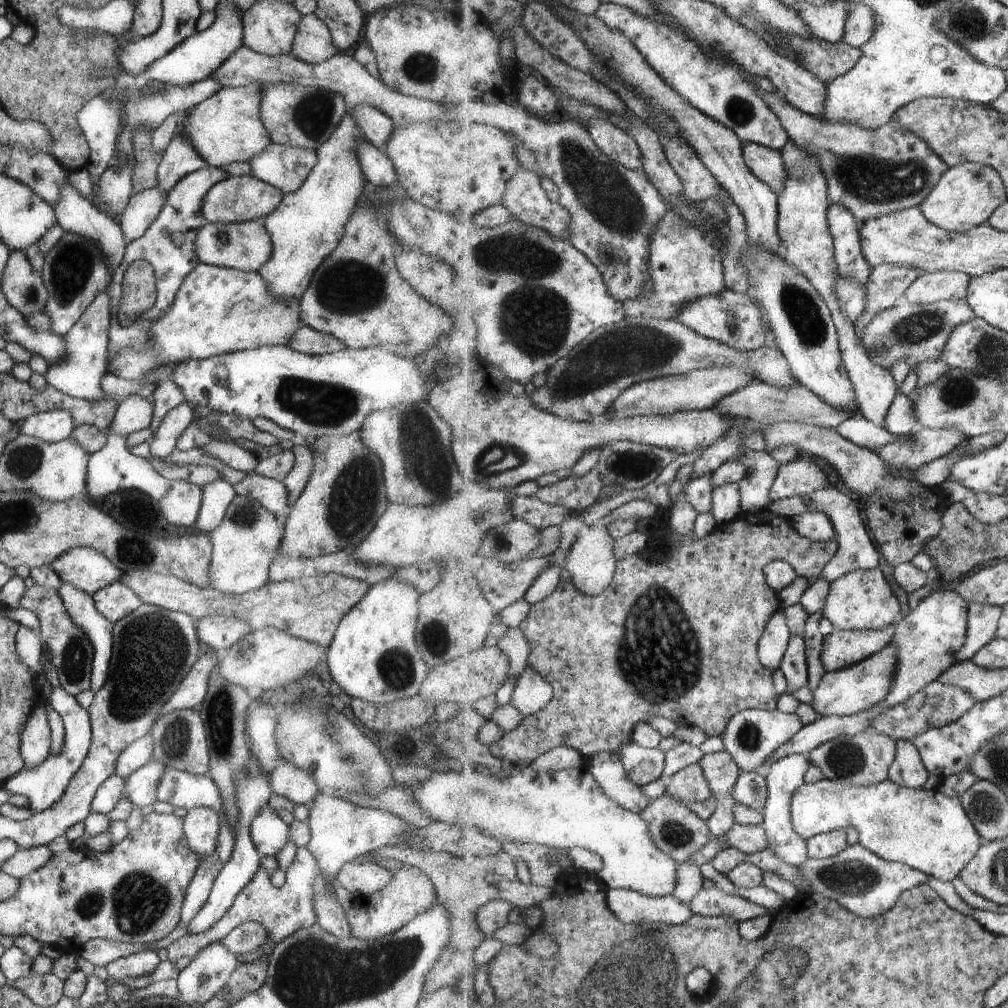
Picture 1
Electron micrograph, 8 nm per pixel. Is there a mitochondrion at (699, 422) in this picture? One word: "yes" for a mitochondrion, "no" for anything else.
no

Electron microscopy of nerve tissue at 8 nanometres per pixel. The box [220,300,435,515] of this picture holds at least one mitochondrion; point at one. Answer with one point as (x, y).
(317, 403)

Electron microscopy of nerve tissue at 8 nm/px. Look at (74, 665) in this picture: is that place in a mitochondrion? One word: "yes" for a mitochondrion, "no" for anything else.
yes

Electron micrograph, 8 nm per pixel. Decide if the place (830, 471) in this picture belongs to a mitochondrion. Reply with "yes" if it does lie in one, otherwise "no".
no

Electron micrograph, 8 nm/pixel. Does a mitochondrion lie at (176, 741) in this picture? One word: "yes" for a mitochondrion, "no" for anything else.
yes

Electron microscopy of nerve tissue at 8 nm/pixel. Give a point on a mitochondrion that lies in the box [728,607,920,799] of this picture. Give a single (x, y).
(846, 759)

